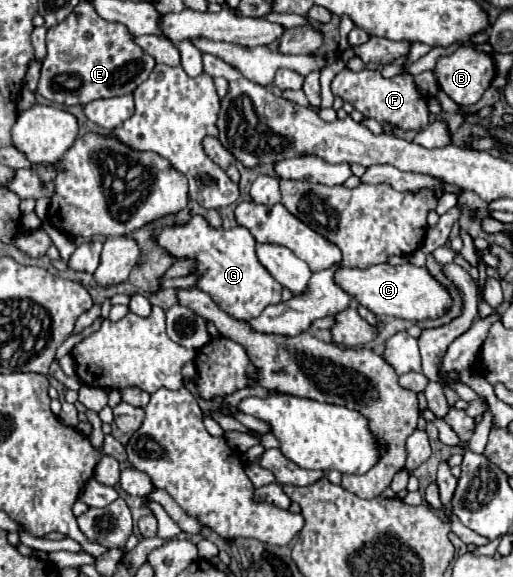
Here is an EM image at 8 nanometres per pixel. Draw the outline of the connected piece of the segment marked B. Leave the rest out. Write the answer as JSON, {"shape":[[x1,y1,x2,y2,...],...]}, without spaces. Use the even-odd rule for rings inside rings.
{"shape":[[460,47,456,49,452,55,440,57,434,69,440,89,458,105,474,105,480,101,482,93,490,87,492,79,496,77,496,65,494,65,494,57,482,51,476,51,472,47]]}

